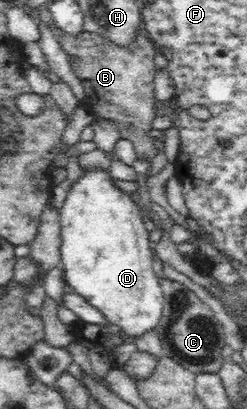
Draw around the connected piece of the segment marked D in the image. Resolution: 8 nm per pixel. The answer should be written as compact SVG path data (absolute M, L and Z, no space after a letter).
M82 168L85 172L80 176L76 182L73 183L72 189L68 192L67 199L63 202L60 209L60 264L63 274L63 279L70 287L73 293L82 296L91 306L94 306L103 316L107 319L108 324L115 324L121 328L120 333L128 340L141 338L145 332L151 332L153 328L159 324L161 320L161 311L163 310L163 291L159 286L159 280L153 270L153 255L151 254L151 247L149 244L150 233L143 225L143 211L133 202L131 196L127 192L121 191L117 185L113 185L113 178L110 177L109 171L103 169L86 169Z

